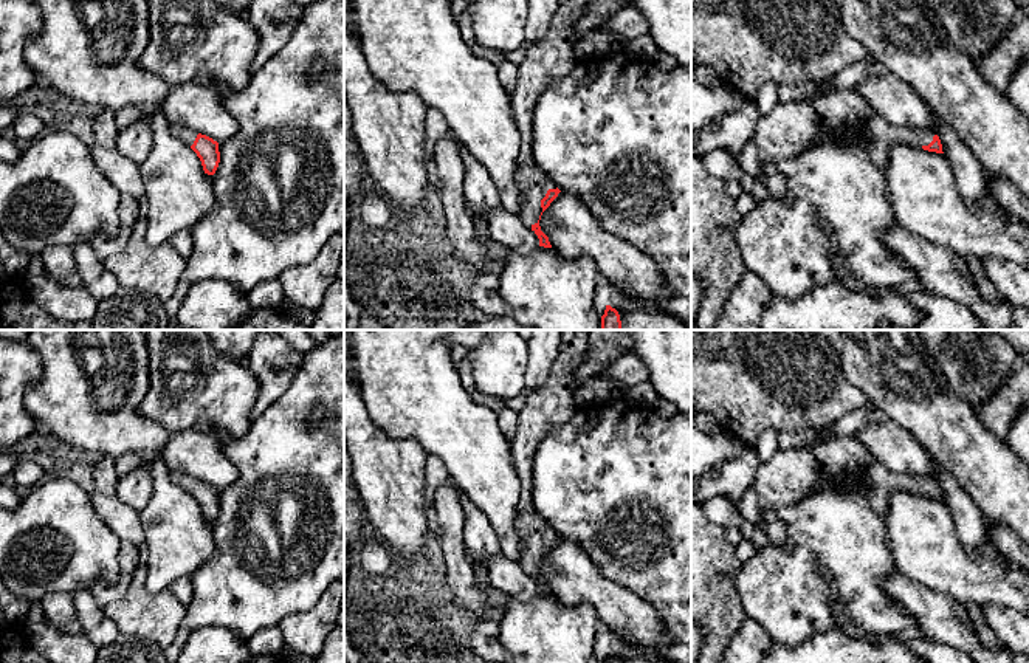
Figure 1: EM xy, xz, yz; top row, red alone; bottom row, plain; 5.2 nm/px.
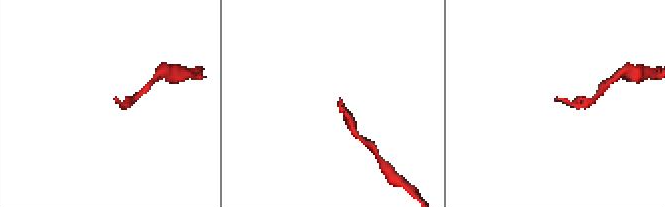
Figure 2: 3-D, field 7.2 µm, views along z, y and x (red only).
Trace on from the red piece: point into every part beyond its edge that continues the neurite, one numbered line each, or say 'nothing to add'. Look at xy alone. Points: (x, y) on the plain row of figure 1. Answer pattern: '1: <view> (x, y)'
1: xy (186, 482)

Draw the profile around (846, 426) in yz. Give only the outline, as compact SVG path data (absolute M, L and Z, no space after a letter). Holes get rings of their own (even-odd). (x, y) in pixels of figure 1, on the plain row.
M865 404L841 417L831 429L821 429L817 434L817 441L821 443L828 435L852 437L865 423L882 420L886 420L886 415L880 409Z

